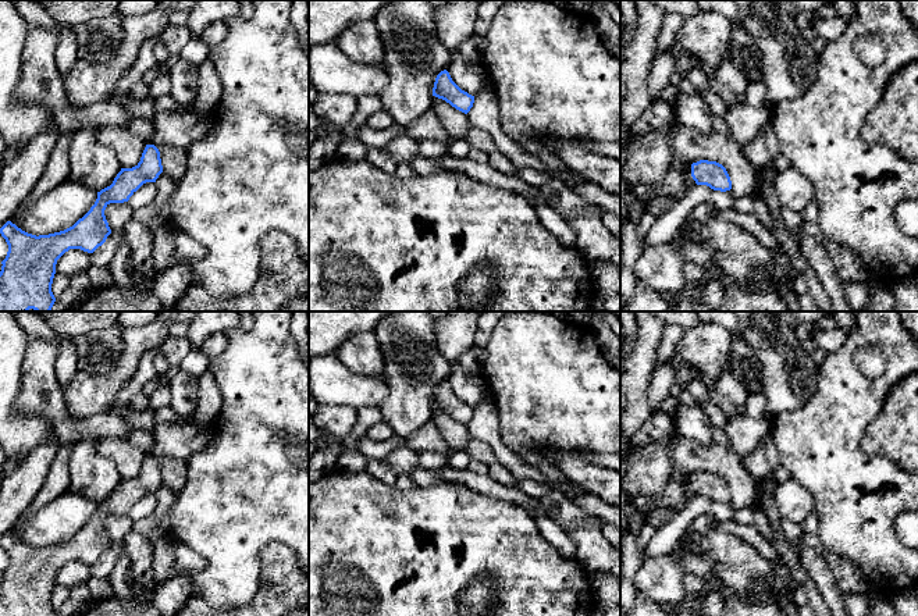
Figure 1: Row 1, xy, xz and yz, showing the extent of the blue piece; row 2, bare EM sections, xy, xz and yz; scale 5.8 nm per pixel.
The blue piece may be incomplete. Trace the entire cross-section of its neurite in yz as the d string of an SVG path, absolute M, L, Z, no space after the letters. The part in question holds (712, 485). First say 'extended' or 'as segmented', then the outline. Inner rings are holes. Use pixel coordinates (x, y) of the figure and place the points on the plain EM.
as segmented; M700 471L693 474L691 488L697 496L707 496L714 502L726 503L732 501L726 480L716 473Z

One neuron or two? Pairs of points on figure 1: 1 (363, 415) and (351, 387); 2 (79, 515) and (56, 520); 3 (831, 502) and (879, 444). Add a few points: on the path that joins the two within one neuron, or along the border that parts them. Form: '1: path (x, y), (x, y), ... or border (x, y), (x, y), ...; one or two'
1: border (379, 406), (358, 410); two
2: path (74, 515), (66, 515), (61, 519); one
3: border (871, 420), (861, 448), (882, 454), (900, 467); two

